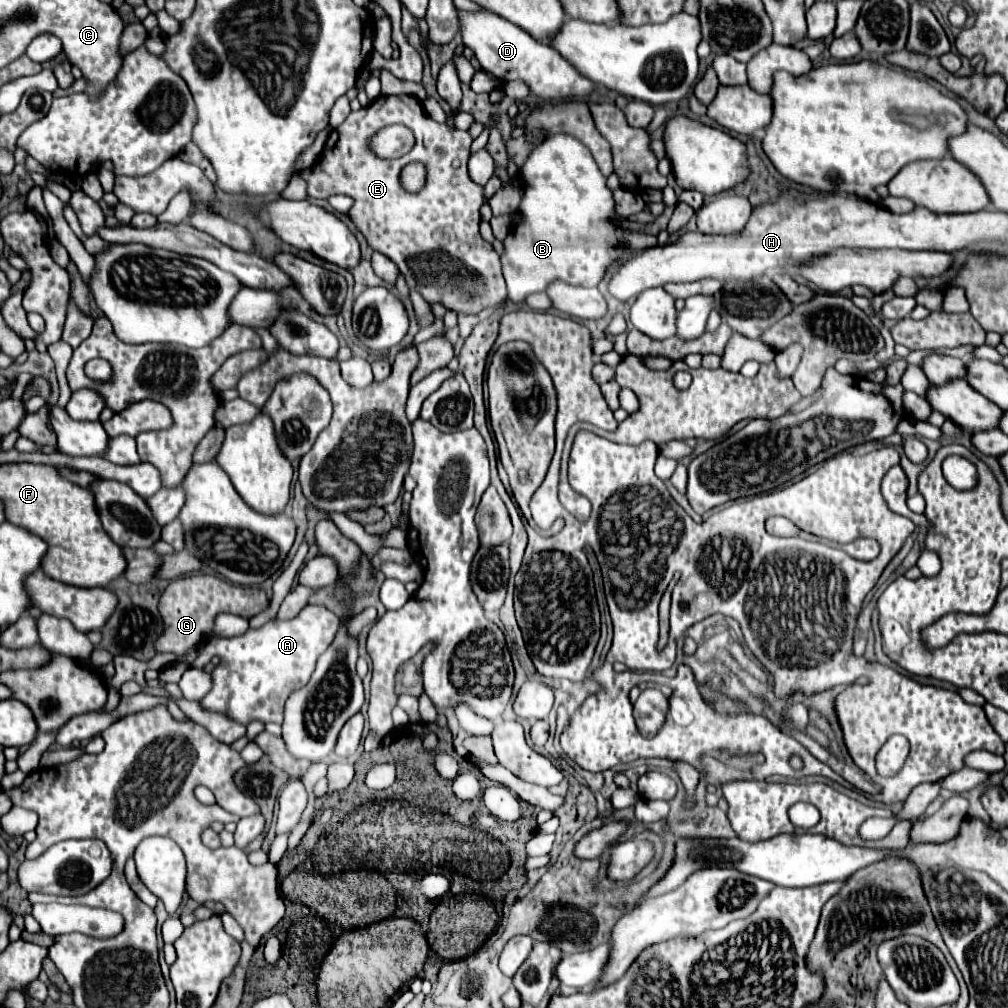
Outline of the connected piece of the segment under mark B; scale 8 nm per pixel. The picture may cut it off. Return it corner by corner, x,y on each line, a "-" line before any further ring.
556,134
536,146
522,166
522,178
526,182
526,190
522,196
520,212
524,214
524,222
514,228
506,236
504,254
502,254
502,270
504,280
508,286
508,298
512,302
524,302
528,294
544,292
546,286
554,280
564,280
572,286
592,288
598,286
606,268
622,256
616,248
630,248
630,250
644,250
656,244
654,236
640,234
640,232
624,232
616,226
614,218
614,198
612,190
606,188
606,178
600,174
590,150
568,134

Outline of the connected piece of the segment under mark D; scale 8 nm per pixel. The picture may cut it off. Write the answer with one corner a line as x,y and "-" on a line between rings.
458,10
460,18
460,34
464,46
472,48
482,70
494,74
502,82
510,80
524,80
530,86
530,92
542,100
562,100
574,96
586,96
592,92
592,82
576,72
572,64
568,64
552,46
534,40
522,28
510,24
508,20
500,18
498,14
490,14
488,10
478,12
462,12

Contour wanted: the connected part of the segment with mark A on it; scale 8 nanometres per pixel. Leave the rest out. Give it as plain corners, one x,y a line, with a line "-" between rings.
308,604
292,620
270,620
262,628
248,628
242,636
208,642
208,652
218,654
222,662
212,672
214,688
200,704
208,710
224,712
242,724
252,720
280,724
286,698
310,680
316,660
334,640
338,624
340,618
336,614
324,606

